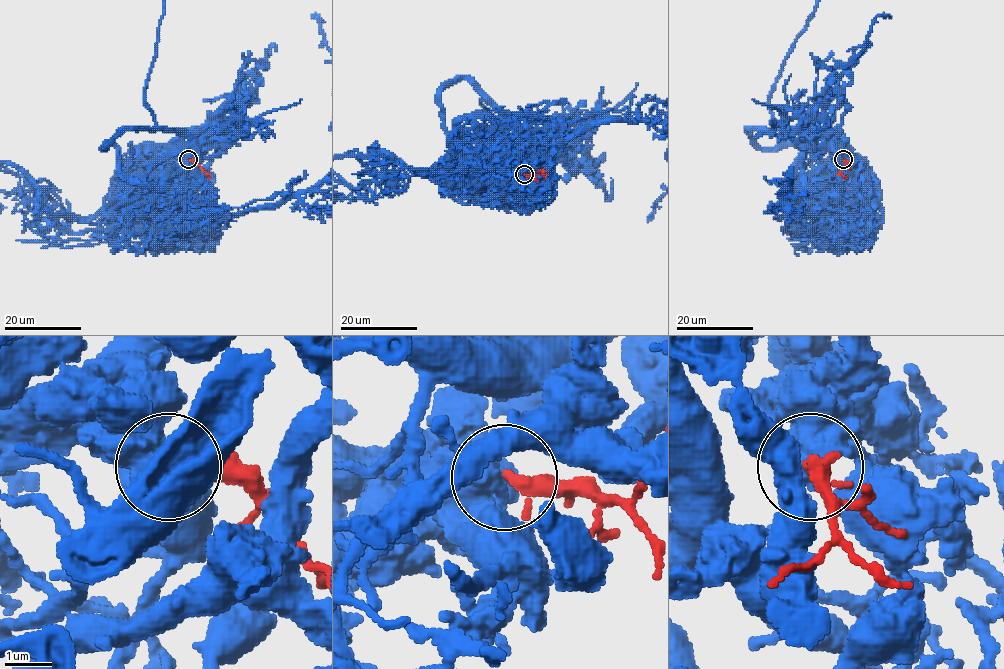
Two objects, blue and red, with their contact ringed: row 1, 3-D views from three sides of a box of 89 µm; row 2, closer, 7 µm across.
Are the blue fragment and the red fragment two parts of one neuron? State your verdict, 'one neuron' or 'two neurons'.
two neurons

